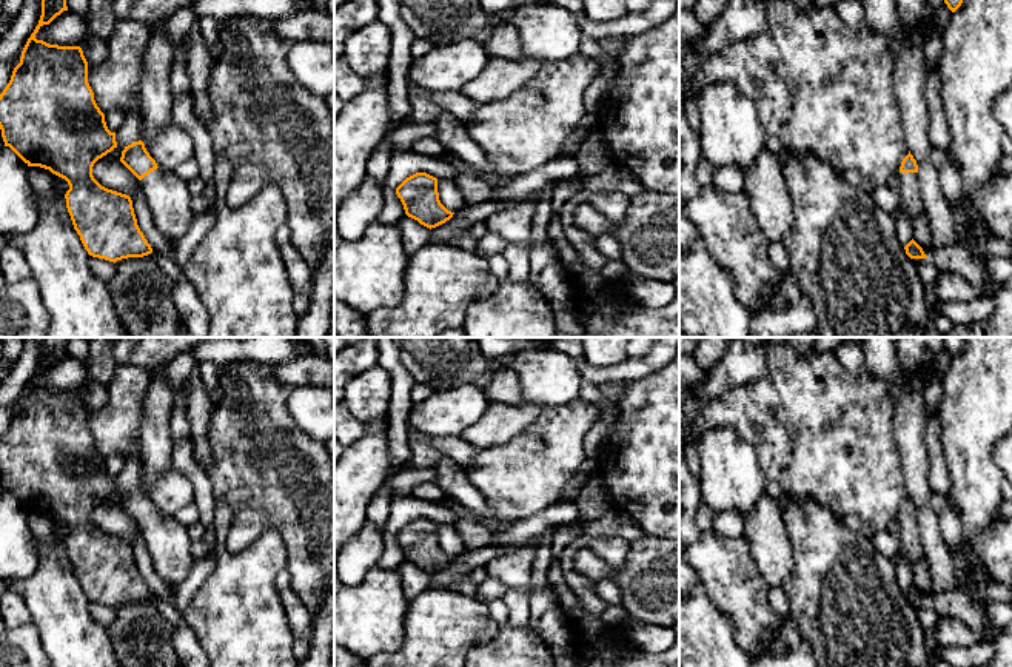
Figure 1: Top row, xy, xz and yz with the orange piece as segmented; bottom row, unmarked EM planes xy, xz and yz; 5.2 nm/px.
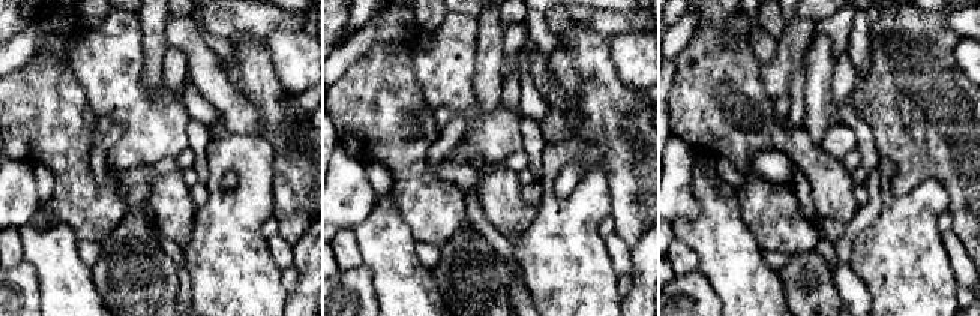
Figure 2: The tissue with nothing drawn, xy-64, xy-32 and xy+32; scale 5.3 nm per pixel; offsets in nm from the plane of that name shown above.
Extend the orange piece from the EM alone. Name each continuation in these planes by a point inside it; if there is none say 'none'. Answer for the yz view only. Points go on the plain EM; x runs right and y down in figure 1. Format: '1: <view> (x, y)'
1: yz (909, 544)

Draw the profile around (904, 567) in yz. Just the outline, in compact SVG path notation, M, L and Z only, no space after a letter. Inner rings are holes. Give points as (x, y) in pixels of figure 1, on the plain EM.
M898 556L895 564L898 584L906 592L913 584L913 562L907 556Z

